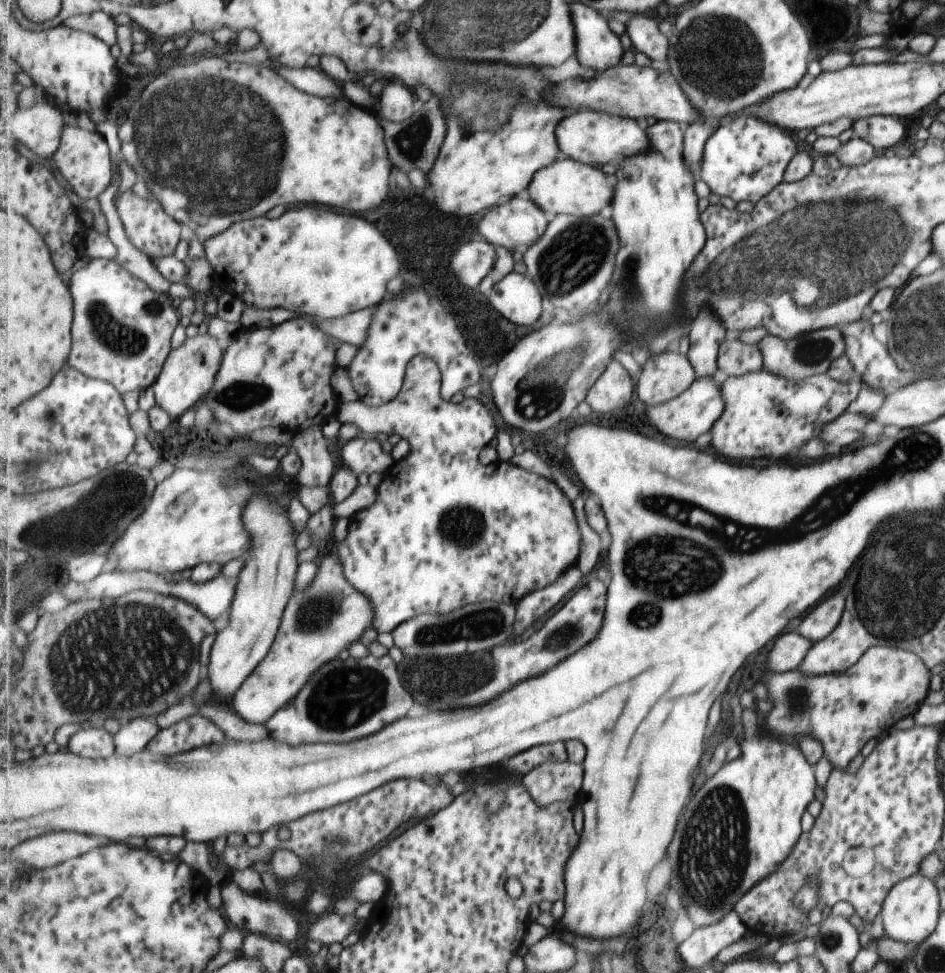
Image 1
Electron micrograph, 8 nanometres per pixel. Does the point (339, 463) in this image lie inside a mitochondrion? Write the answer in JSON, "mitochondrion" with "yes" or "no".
{"mitochondrion":"no"}

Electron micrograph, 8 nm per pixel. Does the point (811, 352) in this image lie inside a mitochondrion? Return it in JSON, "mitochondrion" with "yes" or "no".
{"mitochondrion":"yes"}

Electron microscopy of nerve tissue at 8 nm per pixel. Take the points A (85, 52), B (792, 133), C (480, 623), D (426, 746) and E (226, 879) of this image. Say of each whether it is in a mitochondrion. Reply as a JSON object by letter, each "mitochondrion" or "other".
{"A":"other","B":"other","C":"mitochondrion","D":"other","E":"other"}

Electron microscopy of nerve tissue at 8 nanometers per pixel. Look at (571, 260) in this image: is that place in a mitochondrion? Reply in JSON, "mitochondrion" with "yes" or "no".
{"mitochondrion":"yes"}

